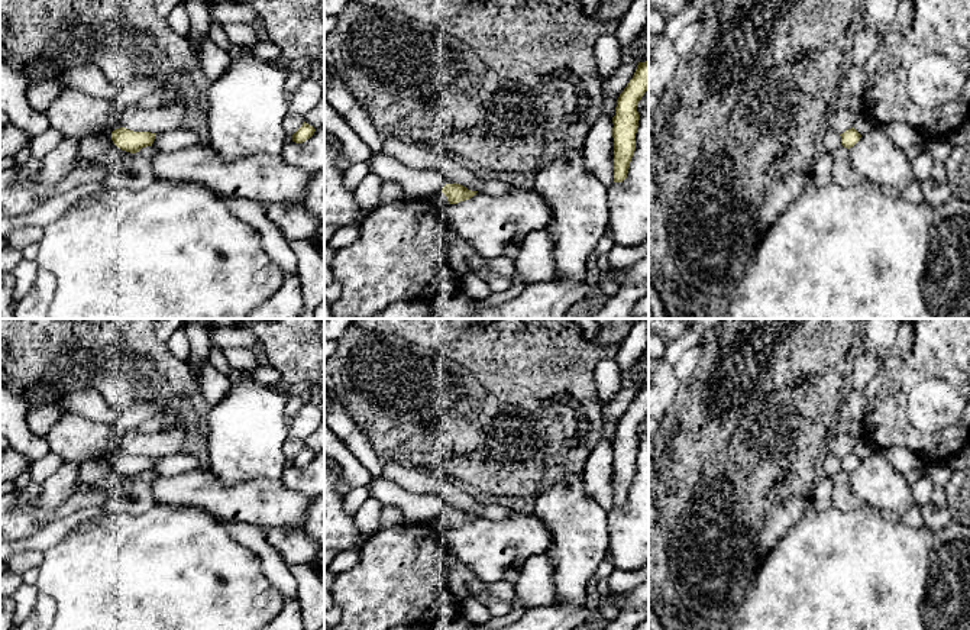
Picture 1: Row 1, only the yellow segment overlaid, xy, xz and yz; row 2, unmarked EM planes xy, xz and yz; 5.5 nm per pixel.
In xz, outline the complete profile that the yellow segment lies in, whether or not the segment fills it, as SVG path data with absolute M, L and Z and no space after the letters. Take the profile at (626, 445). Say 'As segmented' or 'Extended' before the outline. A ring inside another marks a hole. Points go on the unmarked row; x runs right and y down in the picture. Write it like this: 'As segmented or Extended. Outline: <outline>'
As segmented. Outline: M649 385L638 387L633 403L617 424L615 440L612 442L614 507L623 507L627 503L640 445L637 429L647 414Z

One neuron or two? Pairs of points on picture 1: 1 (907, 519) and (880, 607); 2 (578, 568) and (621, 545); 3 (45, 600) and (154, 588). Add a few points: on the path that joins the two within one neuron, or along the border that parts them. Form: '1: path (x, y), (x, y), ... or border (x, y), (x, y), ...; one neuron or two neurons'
1: border (899, 520), (908, 526), (922, 526); two neurons
2: border (608, 517), (607, 552); two neurons
3: border (39, 590), (47, 593), (54, 601), (55, 614); two neurons

